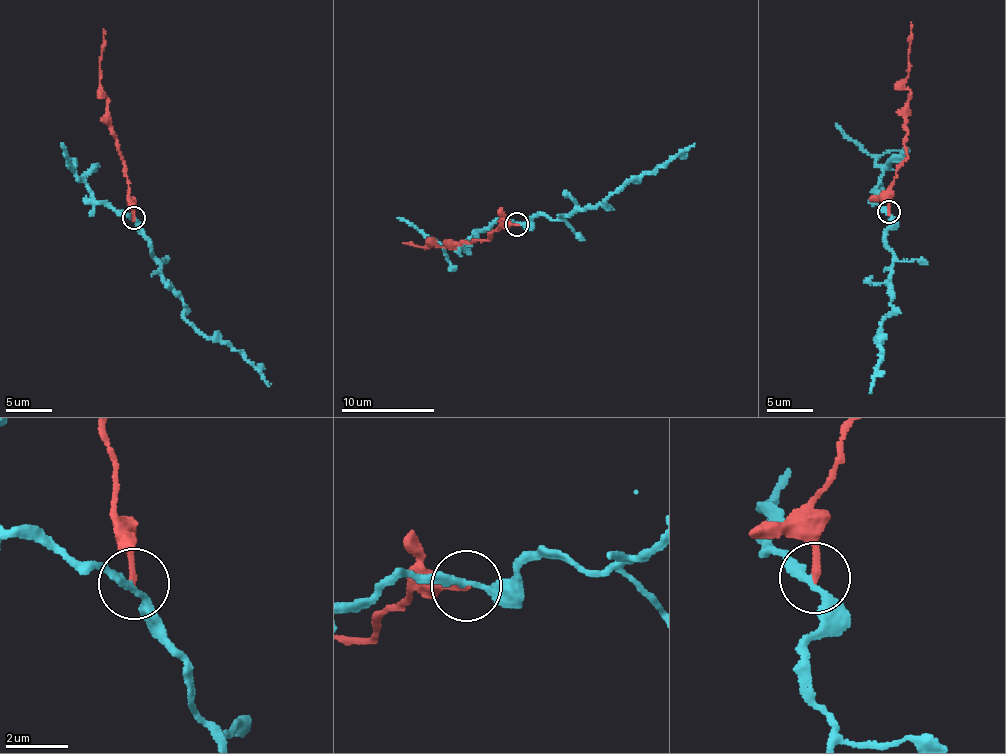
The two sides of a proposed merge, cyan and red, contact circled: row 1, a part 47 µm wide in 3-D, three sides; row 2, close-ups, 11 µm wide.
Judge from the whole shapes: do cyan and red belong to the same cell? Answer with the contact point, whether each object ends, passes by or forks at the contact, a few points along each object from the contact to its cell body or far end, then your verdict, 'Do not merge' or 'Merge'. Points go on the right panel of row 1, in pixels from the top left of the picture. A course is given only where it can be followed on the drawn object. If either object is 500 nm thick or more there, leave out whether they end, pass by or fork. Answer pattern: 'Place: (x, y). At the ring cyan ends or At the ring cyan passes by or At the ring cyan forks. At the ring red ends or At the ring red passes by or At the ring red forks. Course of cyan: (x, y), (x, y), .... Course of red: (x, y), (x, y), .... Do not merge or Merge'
Place: (888, 212). At the ring cyan passes by. At the ring red ends. Course of cyan: (887, 212), (891, 219), (886, 249), (894, 256), (892, 308), (884, 319), (878, 340), (880, 360), (870, 393). Course of red: (889, 212), (891, 184), (907, 156), (906, 117), (910, 92), (904, 80), (908, 75), (911, 22). Do not merge

